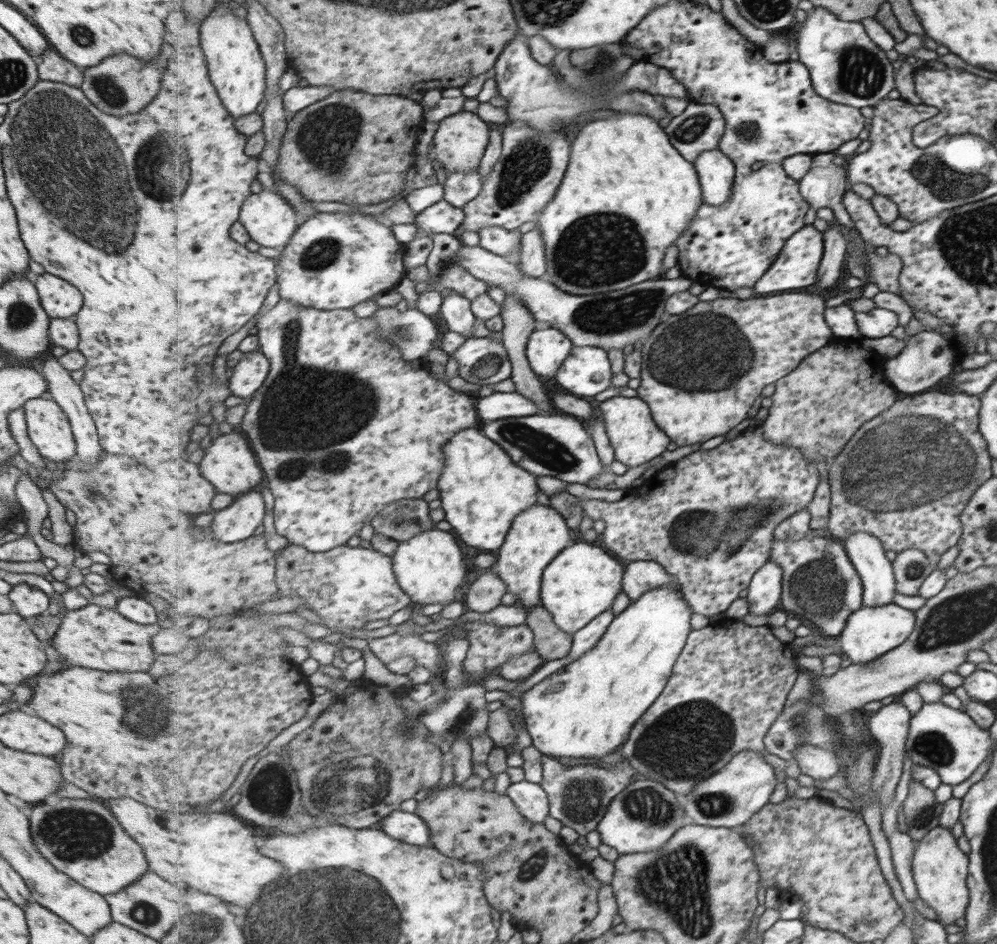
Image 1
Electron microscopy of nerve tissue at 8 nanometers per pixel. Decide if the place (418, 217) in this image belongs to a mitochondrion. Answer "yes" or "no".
no

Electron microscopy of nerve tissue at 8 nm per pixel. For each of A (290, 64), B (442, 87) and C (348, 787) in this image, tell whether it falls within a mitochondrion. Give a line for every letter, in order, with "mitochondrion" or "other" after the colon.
A: other
B: other
C: mitochondrion

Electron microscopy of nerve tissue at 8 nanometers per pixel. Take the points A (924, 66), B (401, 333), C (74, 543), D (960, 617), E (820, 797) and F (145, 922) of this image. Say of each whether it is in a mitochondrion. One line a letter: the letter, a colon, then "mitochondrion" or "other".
A: other
B: mitochondrion
C: other
D: mitochondrion
E: other
F: mitochondrion

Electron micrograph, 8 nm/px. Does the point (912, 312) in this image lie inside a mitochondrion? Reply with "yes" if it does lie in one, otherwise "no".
no

